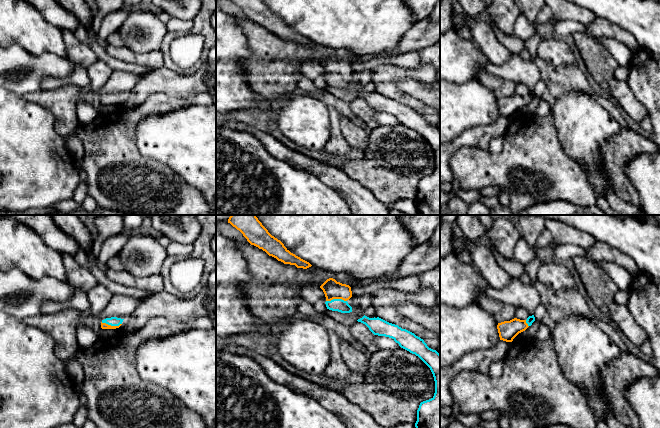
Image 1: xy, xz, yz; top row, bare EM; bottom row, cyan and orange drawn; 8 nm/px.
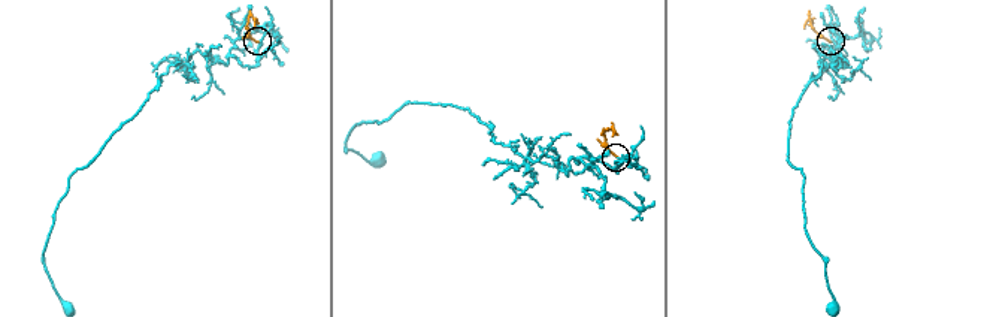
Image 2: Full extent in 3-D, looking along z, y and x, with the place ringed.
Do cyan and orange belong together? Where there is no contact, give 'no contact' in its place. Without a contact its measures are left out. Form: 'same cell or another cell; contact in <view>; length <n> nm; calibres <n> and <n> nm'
same cell; contact in xz; length 170 nm; calibres 100 and 150 nm

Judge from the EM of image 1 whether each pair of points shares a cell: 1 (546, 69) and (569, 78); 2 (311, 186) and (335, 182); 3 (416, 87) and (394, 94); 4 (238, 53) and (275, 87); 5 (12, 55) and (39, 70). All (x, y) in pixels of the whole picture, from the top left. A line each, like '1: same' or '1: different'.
1: same
2: different
3: different
4: different
5: same

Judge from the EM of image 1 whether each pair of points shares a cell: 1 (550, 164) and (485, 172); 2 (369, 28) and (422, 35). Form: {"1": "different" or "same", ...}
{"1": "same", "2": "different"}

